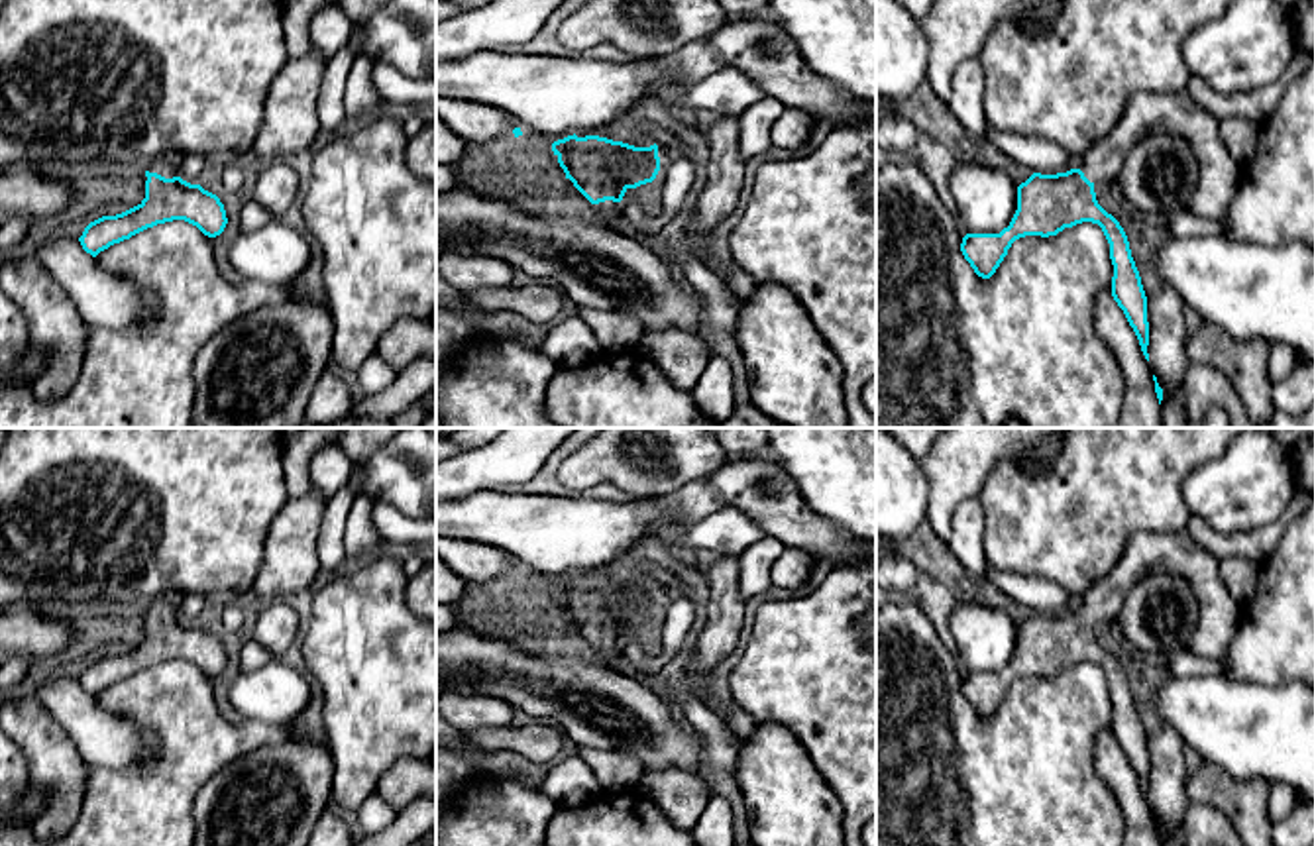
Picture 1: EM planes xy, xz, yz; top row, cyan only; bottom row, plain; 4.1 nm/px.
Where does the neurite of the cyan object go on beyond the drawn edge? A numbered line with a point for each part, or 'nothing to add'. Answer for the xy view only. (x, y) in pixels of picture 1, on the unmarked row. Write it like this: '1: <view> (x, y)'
1: xy (167, 605)

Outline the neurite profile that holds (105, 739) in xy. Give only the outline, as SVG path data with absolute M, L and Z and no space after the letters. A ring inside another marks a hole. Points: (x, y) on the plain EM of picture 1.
M65 675L41 683L35 697L67 730L88 766L130 767L141 764L141 728L130 718L102 709L82 689L79 677Z

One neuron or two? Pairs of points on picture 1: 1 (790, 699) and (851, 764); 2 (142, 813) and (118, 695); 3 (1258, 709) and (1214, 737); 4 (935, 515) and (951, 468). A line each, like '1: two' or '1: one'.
1: one
2: one
3: one
4: one

